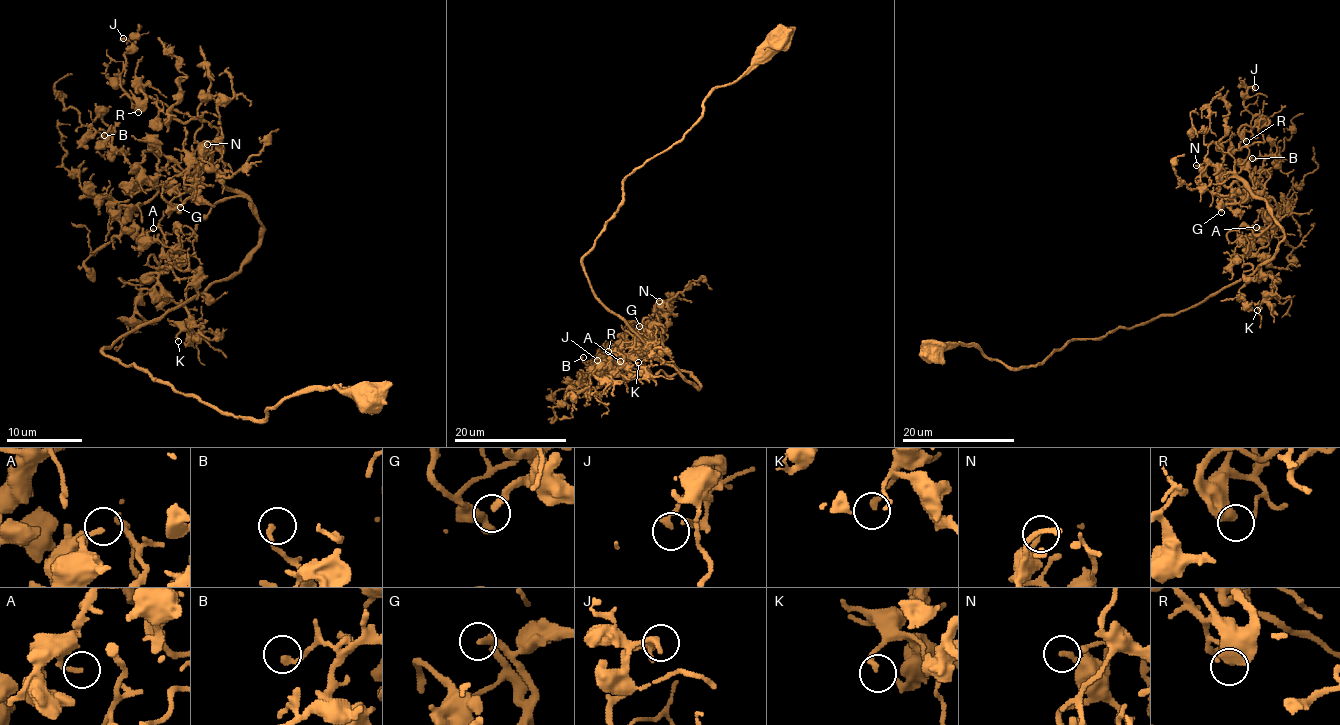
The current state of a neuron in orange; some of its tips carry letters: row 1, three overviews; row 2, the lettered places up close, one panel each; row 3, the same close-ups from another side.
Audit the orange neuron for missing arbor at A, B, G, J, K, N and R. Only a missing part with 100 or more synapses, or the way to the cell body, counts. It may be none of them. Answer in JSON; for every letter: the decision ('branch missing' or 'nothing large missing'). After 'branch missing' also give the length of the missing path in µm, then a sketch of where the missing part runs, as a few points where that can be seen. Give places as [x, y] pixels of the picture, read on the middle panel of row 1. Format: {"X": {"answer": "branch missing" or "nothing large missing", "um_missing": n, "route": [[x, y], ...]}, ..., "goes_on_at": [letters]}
{"A": {"answer": "nothing large missing"}, "B": {"answer": "nothing large missing"}, "G": {"answer": "branch missing", "um_missing": 35, "route": [[639, 326], [648, 325], [645, 310], [655, 308], [665, 320], [660, 330], [684, 332], [700, 347]]}, "J": {"answer": "nothing large missing"}, "K": {"answer": "nothing large missing"}, "N": {"answer": "nothing large missing"}, "R": {"answer": "nothing large missing"}, "goes_on_at": ["G"]}

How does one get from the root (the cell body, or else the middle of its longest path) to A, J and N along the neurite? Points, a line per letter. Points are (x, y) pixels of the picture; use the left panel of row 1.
A: (374, 394), (308, 388), (264, 419), (241, 419), (112, 360), (104, 348), (201, 293), (174, 274), (153, 228)
J: (374, 394), (241, 419), (102, 350), (230, 280), (260, 228), (201, 123), (121, 85), (123, 38)
N: (374, 394), (308, 388), (241, 419), (102, 350), (230, 280), (258, 244), (256, 209), (207, 144)

